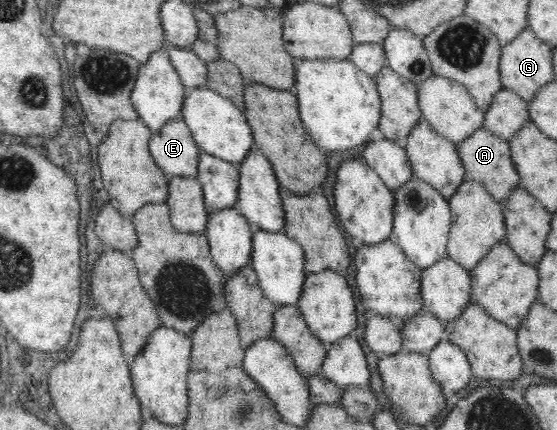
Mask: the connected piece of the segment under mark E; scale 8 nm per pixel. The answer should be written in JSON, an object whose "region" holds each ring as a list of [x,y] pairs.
{"region":[[[182,116],[164,123],[162,130],[152,133],[148,148],[167,176],[194,177],[198,174],[200,150]]]}

